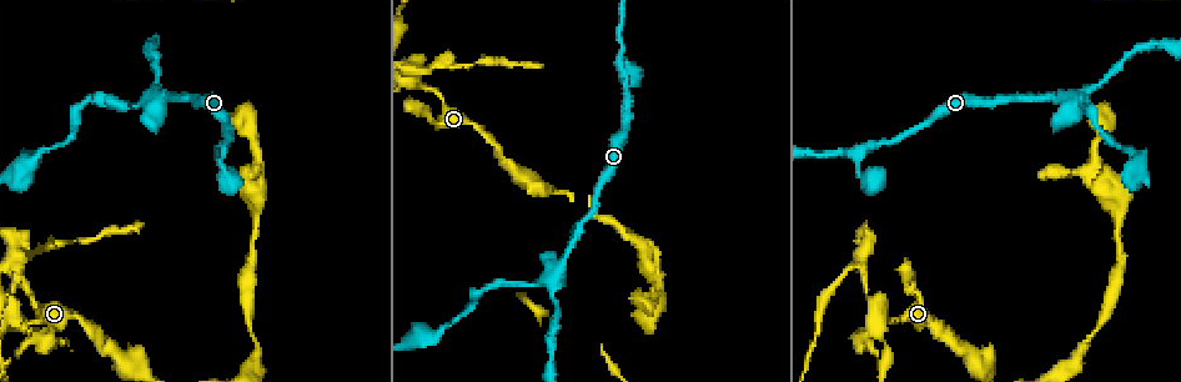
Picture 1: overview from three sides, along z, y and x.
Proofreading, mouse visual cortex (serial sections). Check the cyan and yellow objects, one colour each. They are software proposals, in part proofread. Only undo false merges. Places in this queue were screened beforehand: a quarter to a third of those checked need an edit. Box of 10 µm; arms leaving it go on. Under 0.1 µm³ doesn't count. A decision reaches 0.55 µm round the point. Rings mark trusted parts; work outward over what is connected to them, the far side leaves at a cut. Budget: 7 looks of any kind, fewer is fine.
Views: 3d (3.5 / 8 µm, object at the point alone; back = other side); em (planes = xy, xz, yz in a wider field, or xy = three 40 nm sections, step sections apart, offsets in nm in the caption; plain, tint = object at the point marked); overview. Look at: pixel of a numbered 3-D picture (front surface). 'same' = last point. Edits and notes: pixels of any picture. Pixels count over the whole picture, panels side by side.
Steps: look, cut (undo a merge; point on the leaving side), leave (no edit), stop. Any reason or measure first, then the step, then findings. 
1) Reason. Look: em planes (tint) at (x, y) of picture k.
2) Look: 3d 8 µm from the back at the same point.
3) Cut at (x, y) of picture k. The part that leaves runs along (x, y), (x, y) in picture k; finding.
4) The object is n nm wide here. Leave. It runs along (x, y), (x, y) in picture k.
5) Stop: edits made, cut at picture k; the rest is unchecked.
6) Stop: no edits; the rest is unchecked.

Arms part here. Look: 3d 3.5 µm from the back at (858, 154) of picture 1.

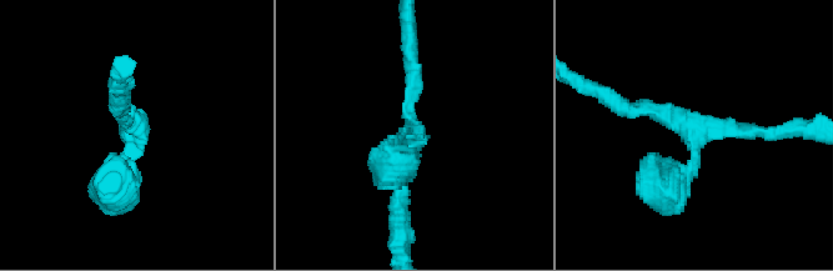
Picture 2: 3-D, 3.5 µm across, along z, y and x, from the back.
3 arms meet here; the arms are 200, 200, 250 nm wide. Look: em xy step 1 (plain) at (137, 129) of picture 2.

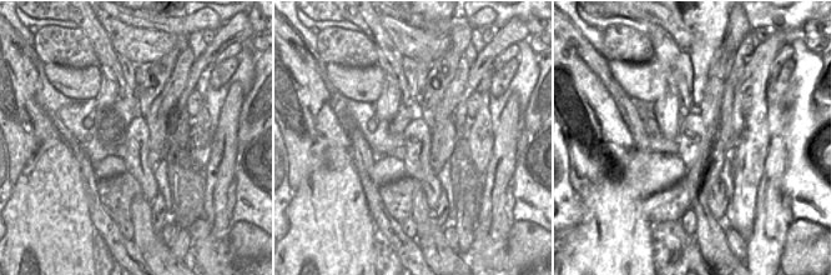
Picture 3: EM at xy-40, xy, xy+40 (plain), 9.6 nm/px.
Look: em xy step 1 (tint) at the same point.

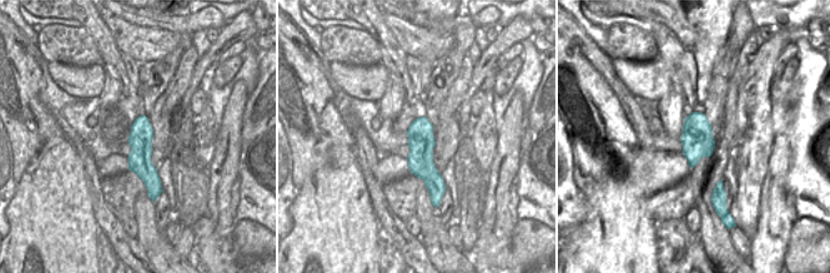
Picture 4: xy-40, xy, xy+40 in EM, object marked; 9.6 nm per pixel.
Leave. It runs along (142, 119), (141, 166), (150, 191) in picture 4; continuous, no second cell.

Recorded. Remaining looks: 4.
Thick turns thin. Look: 3d 3.5 µm at (1073, 104) of picture 1.

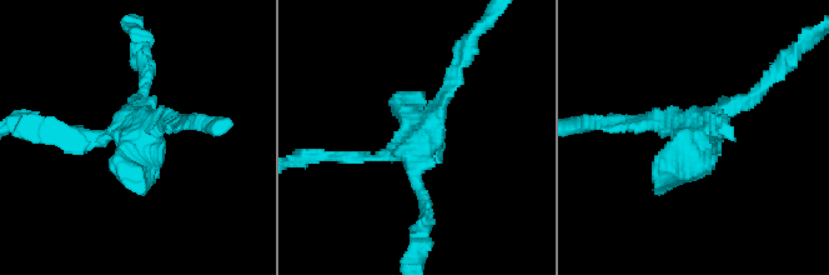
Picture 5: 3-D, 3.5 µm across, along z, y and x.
Need the tissue. Look: em planes (tint) at (405, 144) of picture 5.

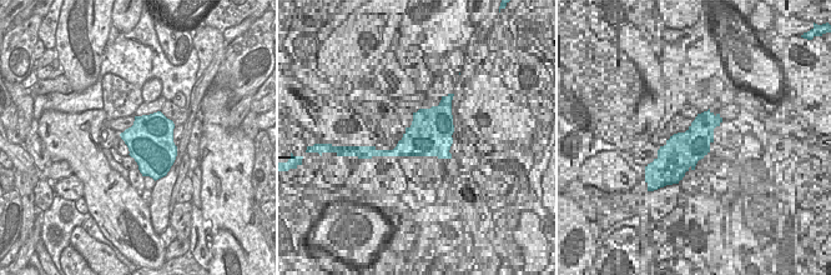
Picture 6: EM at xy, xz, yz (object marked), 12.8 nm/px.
Cut at (657, 170) of picture 5. A border runs along (157, 125), (126, 144) in picture 6; a second cell is stuck on.

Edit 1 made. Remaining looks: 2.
Look: 3d 8 µm at (16, 320) of picture 1.

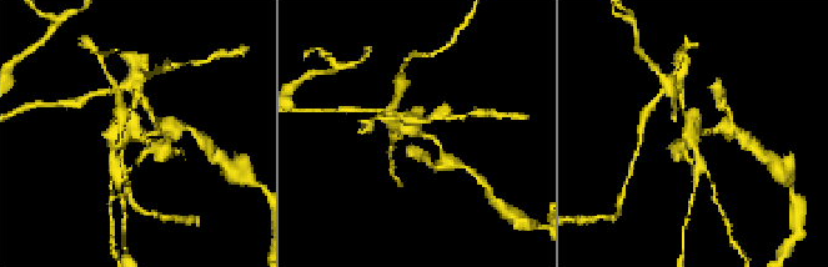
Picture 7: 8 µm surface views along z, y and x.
3 arms meet here; the arms are 150, 200, 350 nm wide. Look: em xy step 3 (tint) at the same point.

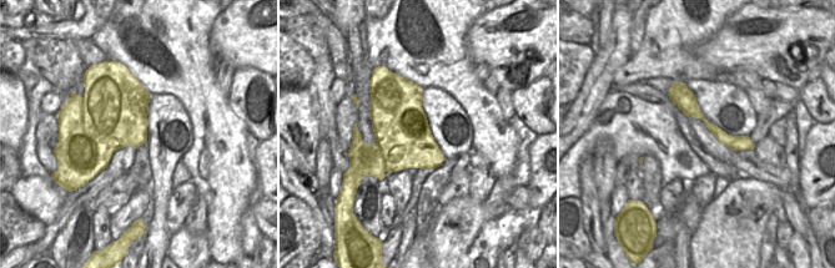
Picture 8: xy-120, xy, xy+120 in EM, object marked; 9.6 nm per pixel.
The object is 550 nm wide here. Cut at (699, 167) of picture 7. The part that leaves runs along (687, 116), (681, 86), (683, 69) in picture 7; two cells meet here.

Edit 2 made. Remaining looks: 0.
Stop: edits made, cut at picture 5, cut at picture 7; the rest is unchecked.

